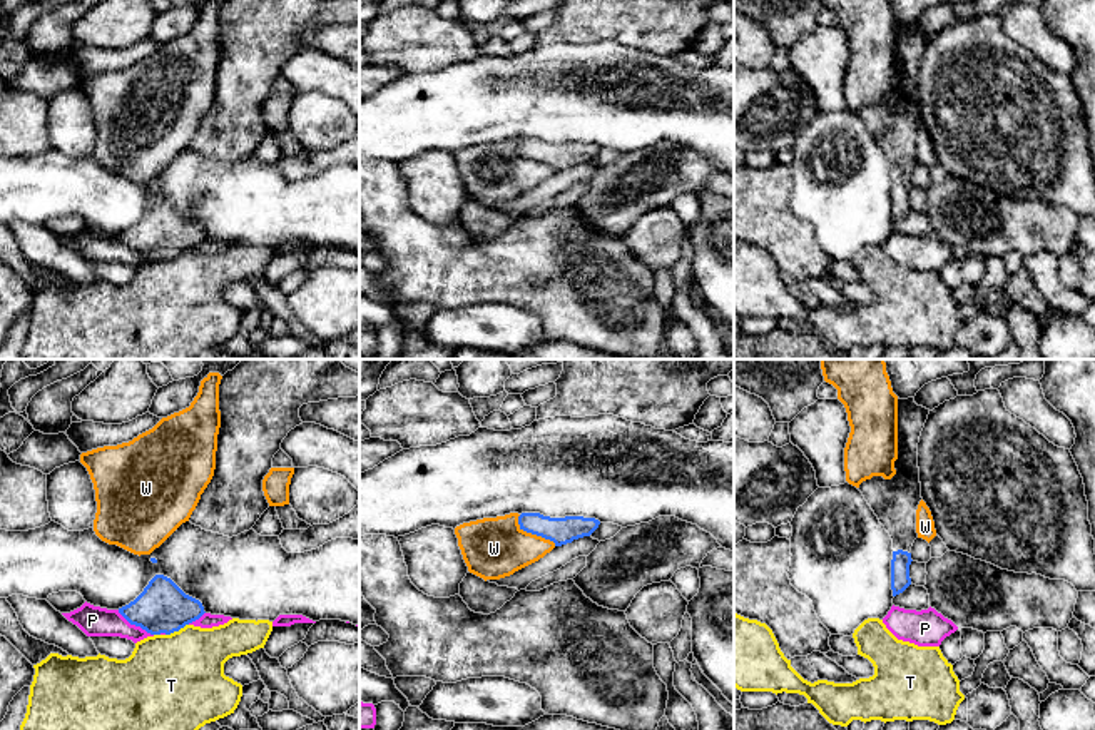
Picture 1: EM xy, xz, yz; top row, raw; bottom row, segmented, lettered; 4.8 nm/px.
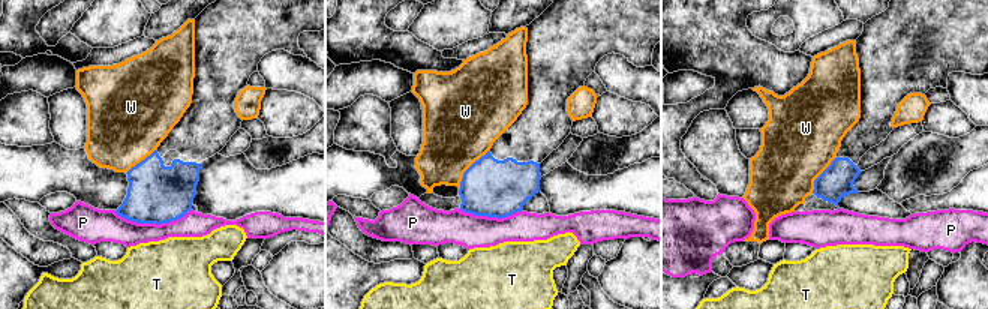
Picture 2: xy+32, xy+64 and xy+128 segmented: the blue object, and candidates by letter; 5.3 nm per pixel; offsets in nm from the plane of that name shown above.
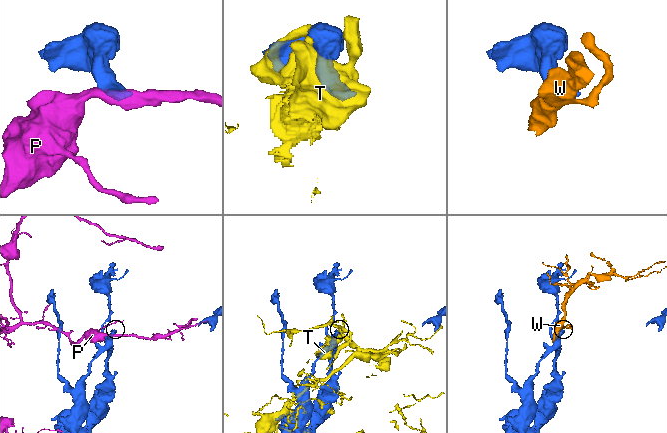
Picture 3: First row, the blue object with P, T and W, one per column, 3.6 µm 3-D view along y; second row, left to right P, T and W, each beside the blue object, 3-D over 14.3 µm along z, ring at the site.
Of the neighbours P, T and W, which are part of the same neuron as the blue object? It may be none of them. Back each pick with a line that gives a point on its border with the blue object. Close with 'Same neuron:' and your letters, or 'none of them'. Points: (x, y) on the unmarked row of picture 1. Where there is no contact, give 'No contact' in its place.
Same neuron: none of them

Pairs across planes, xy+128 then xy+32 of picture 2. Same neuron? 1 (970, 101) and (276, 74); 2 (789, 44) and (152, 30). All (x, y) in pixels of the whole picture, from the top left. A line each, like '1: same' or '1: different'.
1: same
2: different

